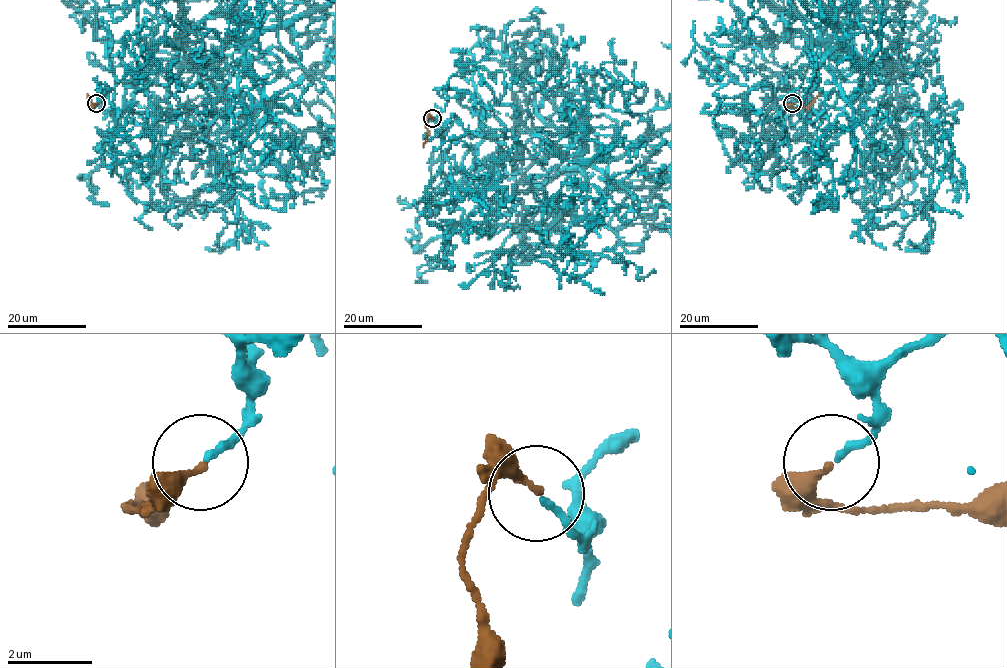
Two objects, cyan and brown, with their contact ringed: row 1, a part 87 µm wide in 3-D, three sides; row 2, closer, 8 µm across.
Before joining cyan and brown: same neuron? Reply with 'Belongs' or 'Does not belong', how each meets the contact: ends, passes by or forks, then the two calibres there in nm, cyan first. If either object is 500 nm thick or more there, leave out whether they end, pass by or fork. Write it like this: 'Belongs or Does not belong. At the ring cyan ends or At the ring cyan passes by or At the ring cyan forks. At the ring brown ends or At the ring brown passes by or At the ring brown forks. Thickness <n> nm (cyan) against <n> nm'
Belongs. At the ring cyan ends. At the ring brown ends. Thickness 160 nm (cyan) against 240 nm

